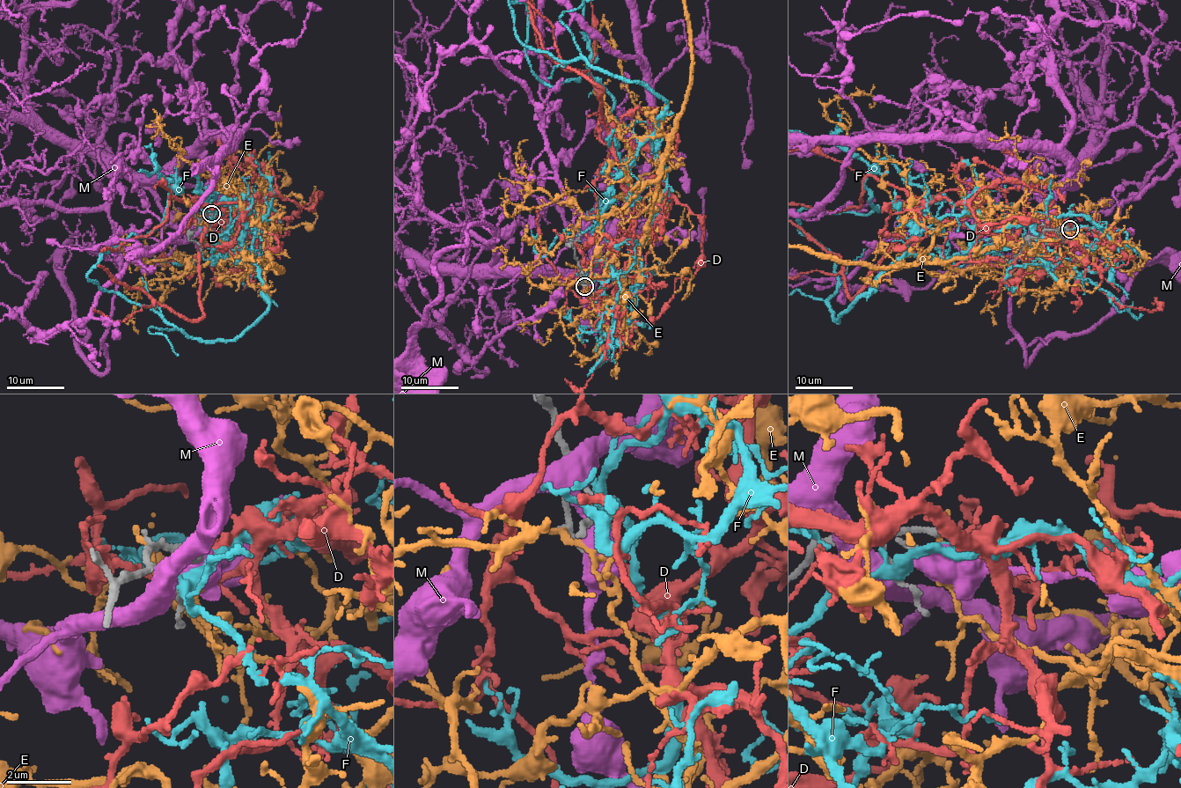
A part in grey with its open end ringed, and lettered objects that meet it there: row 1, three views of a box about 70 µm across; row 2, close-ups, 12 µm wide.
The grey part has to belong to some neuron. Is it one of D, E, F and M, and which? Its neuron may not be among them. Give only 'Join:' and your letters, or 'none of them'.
Join: D

